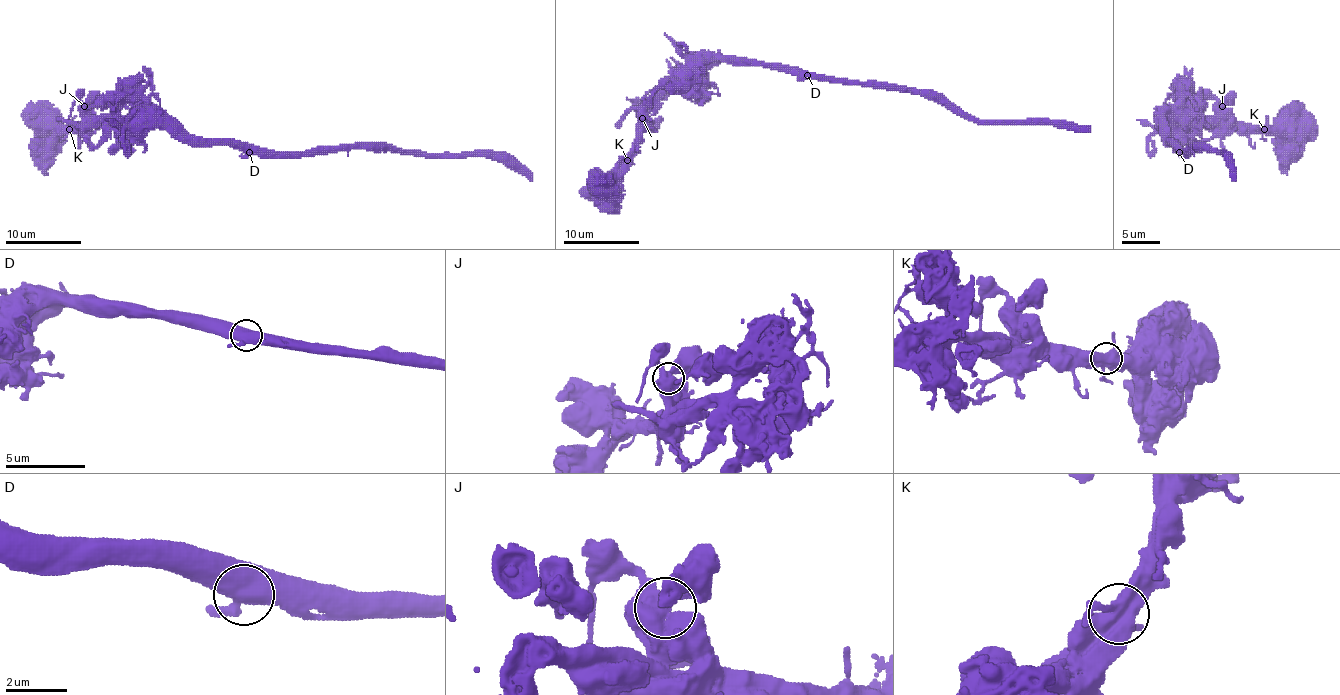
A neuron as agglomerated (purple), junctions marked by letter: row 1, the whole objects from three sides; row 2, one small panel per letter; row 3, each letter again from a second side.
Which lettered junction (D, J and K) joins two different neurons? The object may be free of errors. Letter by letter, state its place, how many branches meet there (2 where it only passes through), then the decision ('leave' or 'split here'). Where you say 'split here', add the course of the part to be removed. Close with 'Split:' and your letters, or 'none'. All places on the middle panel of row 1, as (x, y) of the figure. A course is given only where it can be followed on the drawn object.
D: place (807, 75); branches 3; leave
J: place (642, 118); branches 3; leave
K: place (627, 160); branches 4; split here; course (627, 160), (640, 130), (640, 113), (680, 73), (685, 63), (682, 46), (685, 48)
Split: K

